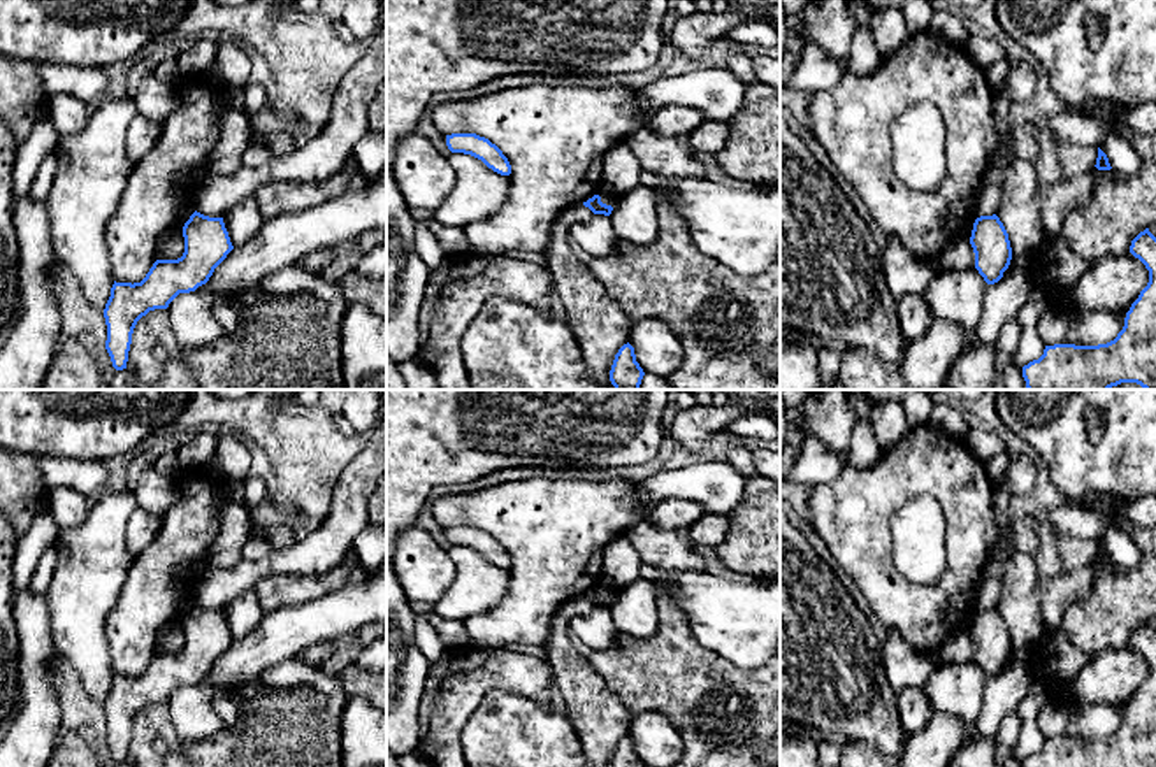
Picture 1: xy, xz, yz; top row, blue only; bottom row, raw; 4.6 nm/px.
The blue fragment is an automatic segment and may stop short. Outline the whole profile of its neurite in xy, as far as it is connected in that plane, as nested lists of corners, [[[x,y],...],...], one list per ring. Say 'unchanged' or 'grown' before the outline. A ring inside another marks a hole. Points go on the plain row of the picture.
unchanged; [[[193,606],[183,620],[184,646],[177,653],[156,653],[141,676],[116,676],[104,702],[105,742],[116,763],[126,762],[137,714],[155,702],[167,702],[179,686],[206,677],[234,642],[223,611]]]

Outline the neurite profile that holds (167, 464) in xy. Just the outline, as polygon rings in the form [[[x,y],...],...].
[[[167,449],[153,458],[153,467],[170,481],[176,481],[183,467],[179,465],[177,449]]]

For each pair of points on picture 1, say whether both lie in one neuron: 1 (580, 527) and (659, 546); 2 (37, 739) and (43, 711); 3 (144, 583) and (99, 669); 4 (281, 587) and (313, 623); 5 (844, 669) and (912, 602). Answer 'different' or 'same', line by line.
1: different
2: same
3: different
4: different
5: different

